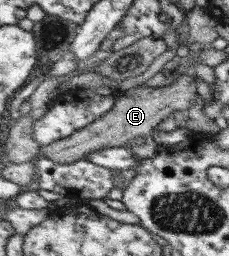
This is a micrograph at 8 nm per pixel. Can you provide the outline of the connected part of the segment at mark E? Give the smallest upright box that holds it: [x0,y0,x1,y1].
[39,73,197,163]

